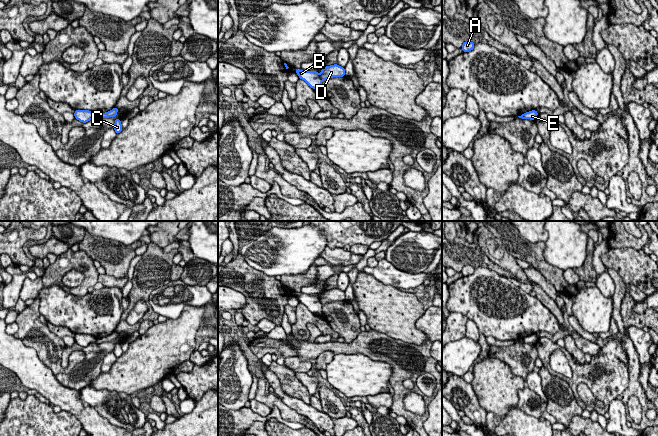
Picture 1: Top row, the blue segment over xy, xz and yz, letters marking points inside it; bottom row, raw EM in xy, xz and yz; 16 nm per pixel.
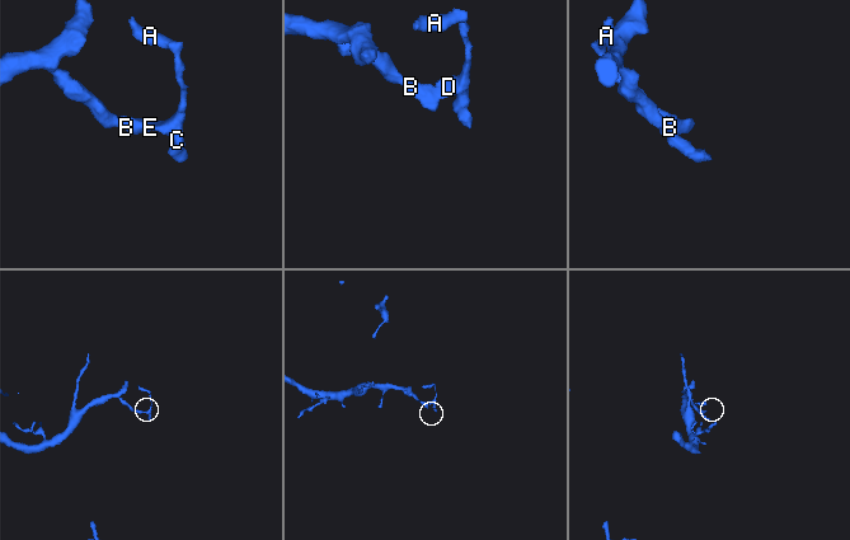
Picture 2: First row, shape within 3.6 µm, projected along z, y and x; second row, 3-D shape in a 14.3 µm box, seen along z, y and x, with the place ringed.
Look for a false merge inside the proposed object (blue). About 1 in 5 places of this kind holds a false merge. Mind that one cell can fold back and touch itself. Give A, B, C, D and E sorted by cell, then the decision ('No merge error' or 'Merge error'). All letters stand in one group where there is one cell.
Groups: A C D / B E. Merge error

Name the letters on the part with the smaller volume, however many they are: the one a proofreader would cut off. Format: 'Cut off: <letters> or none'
Cut off: A, C, D

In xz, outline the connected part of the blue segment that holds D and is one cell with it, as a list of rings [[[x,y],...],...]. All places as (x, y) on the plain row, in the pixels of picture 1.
[[[337,288],[322,292],[320,298],[320,302],[322,305],[333,301],[344,301],[344,300],[345,300],[345,292]]]

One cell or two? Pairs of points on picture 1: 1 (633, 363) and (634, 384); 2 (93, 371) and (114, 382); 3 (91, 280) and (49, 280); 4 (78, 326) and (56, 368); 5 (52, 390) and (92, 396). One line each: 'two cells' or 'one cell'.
1: one cell
2: two cells
3: one cell
4: two cells
5: two cells

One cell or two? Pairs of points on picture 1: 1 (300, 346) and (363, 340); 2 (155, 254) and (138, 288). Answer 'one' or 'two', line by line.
1: one
2: one

